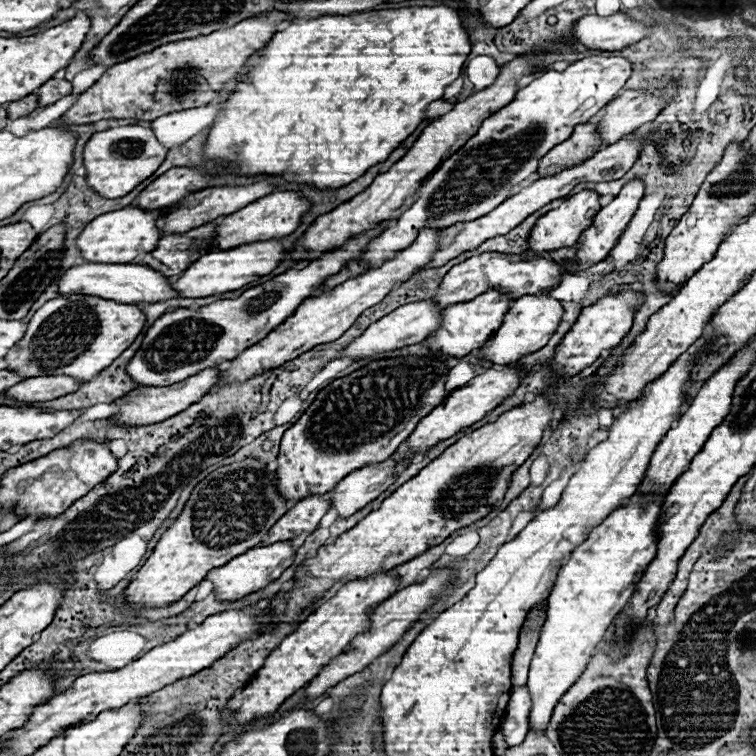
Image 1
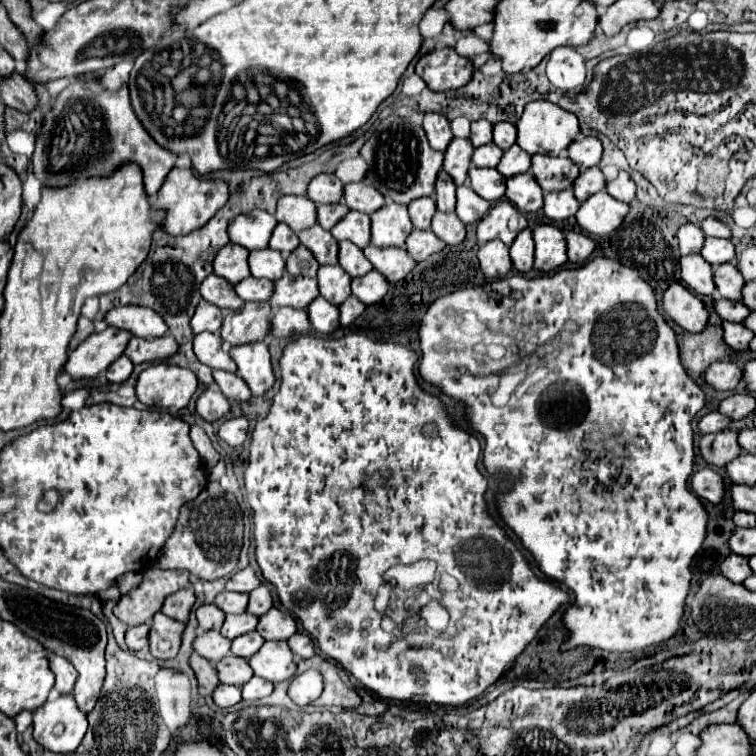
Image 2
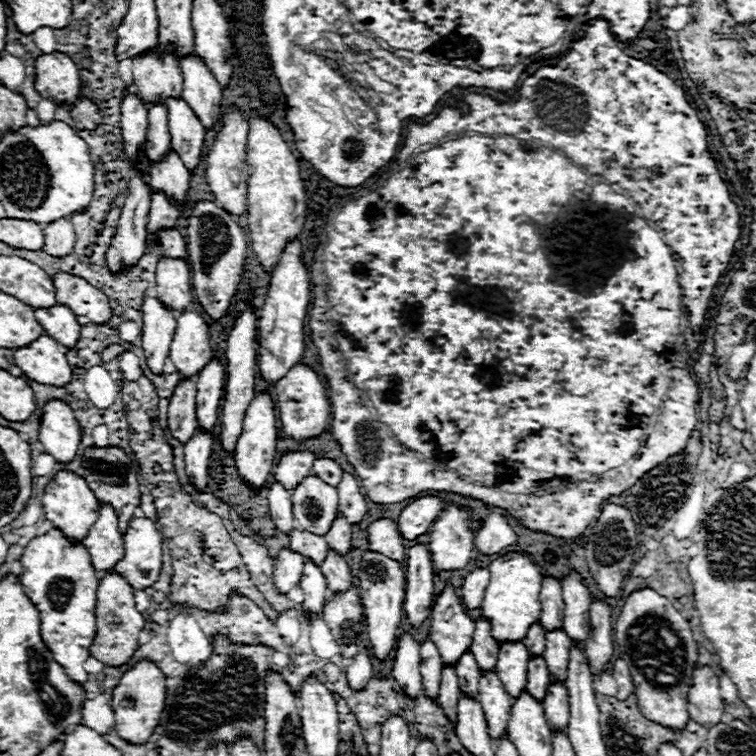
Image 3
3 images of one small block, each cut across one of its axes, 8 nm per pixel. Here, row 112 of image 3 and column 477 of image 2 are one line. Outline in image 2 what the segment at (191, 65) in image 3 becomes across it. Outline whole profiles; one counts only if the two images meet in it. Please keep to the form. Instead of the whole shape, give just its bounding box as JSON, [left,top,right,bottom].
[456,186,490,224]

